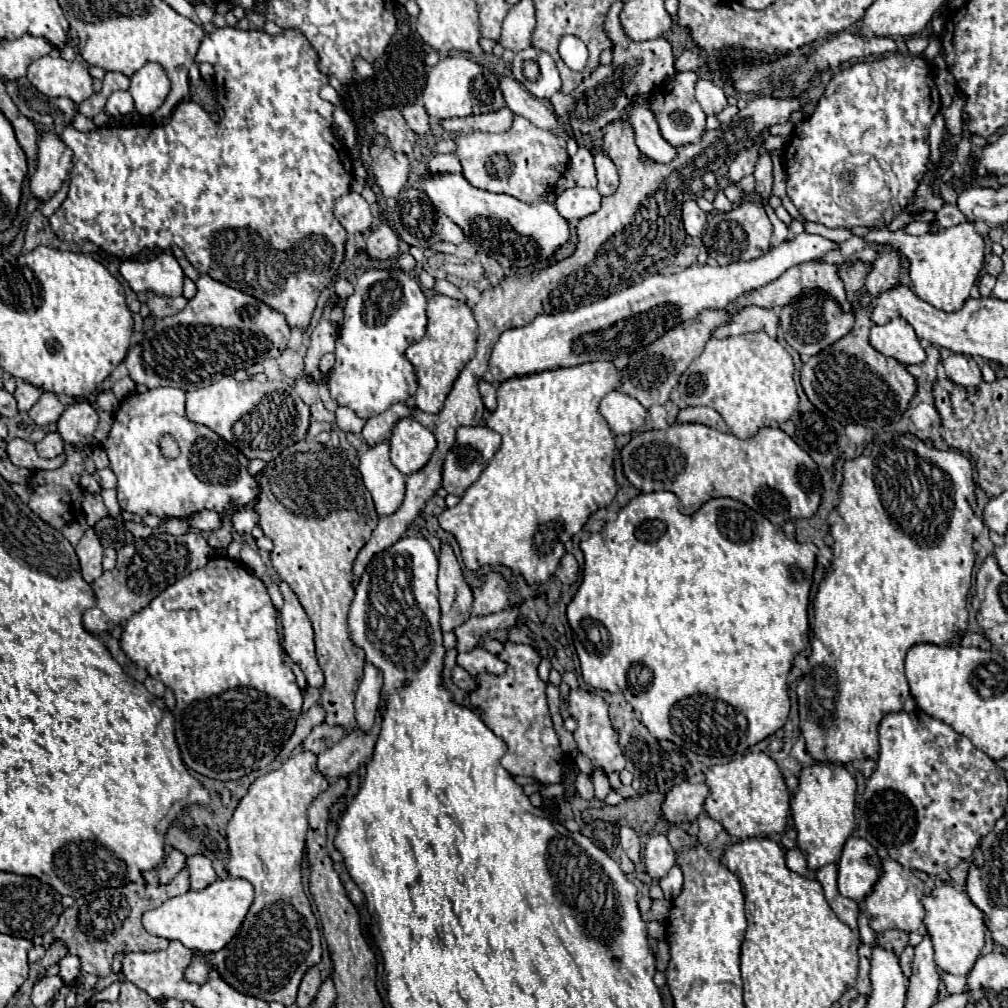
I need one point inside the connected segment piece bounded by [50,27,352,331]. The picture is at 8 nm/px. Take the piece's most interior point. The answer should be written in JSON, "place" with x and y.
{"place":[263,179]}

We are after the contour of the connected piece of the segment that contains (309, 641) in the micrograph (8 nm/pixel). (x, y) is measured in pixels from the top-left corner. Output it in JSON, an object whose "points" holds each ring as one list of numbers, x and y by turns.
{"points":[[284,581,280,583,280,591,284,597,284,607,280,609,280,619,284,627,284,651,302,669,308,685,320,689,324,685,324,673,314,655,312,623,298,597]]}

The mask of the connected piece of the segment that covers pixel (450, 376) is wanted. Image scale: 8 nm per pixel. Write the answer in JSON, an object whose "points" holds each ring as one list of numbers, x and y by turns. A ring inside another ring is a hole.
{"points":[[434,295,428,299,428,327,426,335,406,349,406,359,416,367,418,391,414,395,414,403,424,413,440,413,456,377,464,369,464,365,476,353,476,321,472,309,446,295]]}

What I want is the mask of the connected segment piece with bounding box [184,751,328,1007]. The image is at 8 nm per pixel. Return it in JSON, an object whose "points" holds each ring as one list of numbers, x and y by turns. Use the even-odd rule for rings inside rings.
{"points":[[300,751,298,755,290,757,286,763,282,763,280,769,258,777,240,805,236,807,232,819,228,821,226,841,228,841,228,865,226,871,230,877,246,879,254,885,254,903,248,909,248,915,244,917,238,933,234,939,220,951,208,953,208,955,196,955,192,963,184,971,186,981,206,983,210,971,218,971,220,977,236,991,244,995,258,997,266,1003,278,1001,284,1007,294,1005,296,993,300,987,302,977,306,971,320,963,322,947,320,947,320,931,318,921,312,913,310,901,304,895,302,889,302,875,300,875,300,863,304,857,304,837,308,831,306,821,306,809,312,803,314,797,324,793,328,789,328,781,316,771,316,755,308,751]]}

